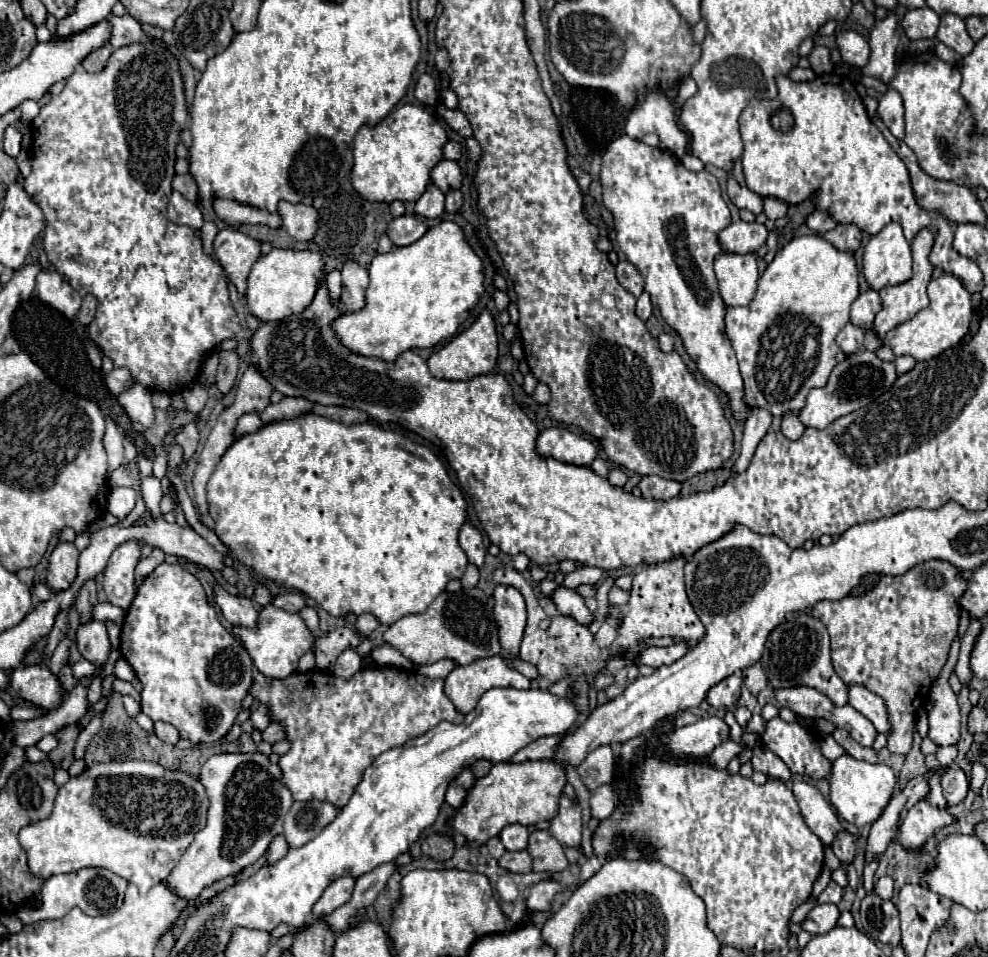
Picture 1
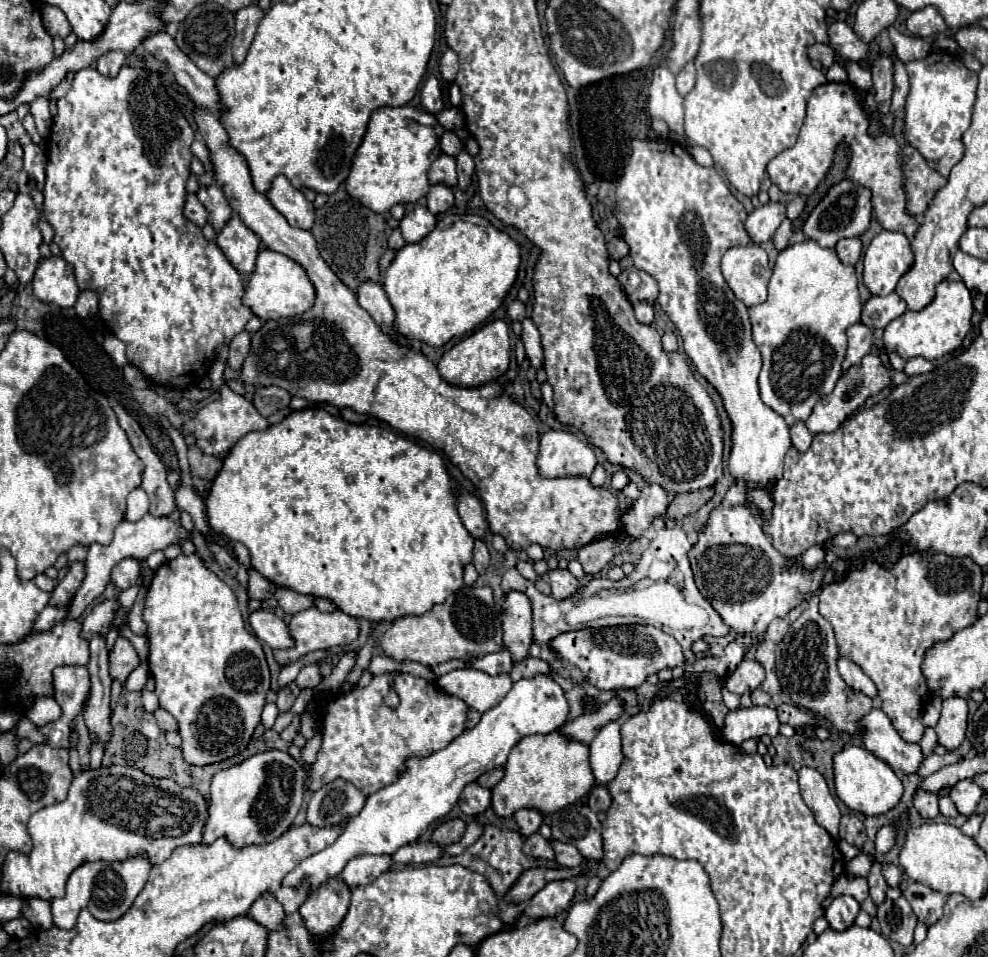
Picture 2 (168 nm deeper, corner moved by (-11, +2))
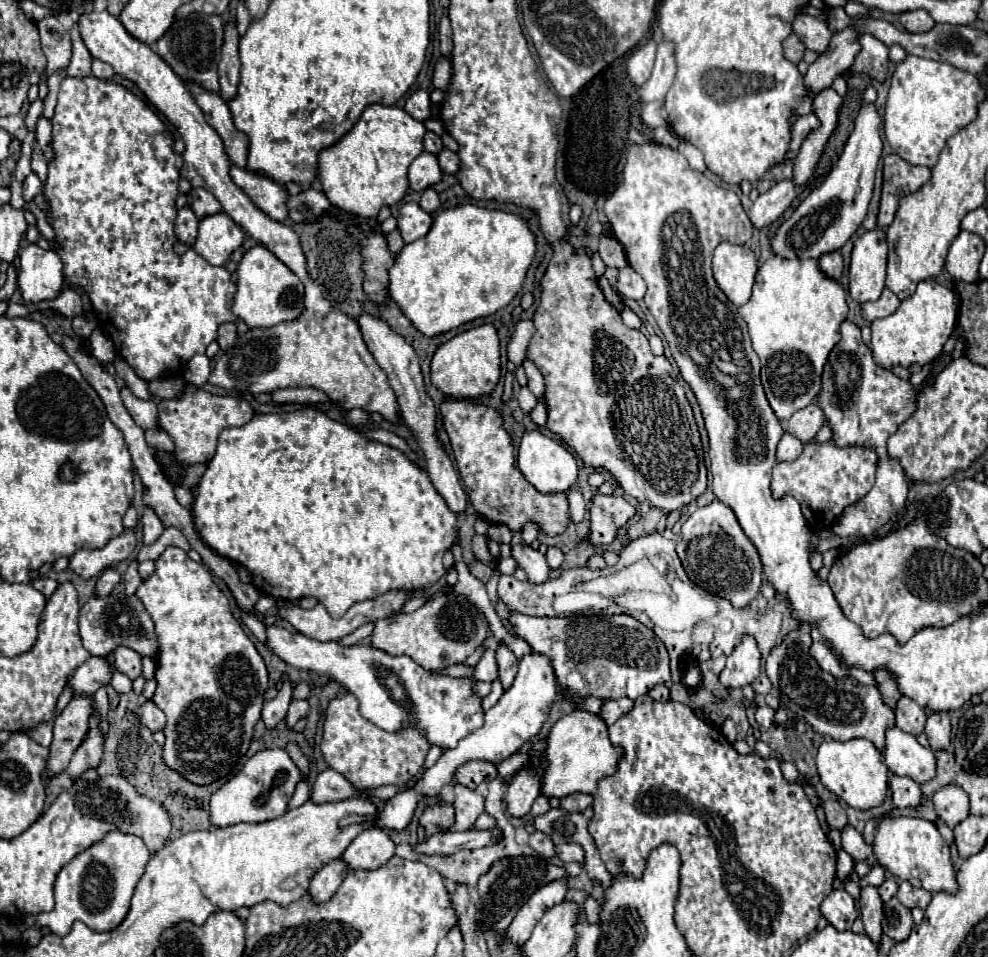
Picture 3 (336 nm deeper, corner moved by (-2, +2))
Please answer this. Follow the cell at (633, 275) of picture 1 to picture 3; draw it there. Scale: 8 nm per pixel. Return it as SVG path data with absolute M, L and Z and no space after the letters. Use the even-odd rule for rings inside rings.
M624 267L620 269L618 273L618 287L616 291L628 299L636 299L640 301L646 293L646 285L644 285L644 279L632 269L632 267Z

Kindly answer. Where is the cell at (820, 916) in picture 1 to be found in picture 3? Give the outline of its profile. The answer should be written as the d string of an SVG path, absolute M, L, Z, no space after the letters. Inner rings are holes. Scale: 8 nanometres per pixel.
M834 889L824 901L822 901L822 915L826 921L836 927L838 931L846 931L852 927L854 919L858 917L854 899L844 889Z

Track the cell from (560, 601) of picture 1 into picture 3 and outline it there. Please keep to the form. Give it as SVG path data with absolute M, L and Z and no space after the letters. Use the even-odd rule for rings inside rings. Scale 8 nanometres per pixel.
M512 545L512 557L516 559L518 567L522 567L528 575L528 581L532 583L544 583L548 579L548 563L546 563L546 557L532 549L530 545Z

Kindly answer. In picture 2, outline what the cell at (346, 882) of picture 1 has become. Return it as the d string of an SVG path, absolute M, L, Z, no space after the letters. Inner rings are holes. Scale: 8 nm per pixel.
M359 855L345 865L339 877L341 881L345 881L345 885L349 885L349 889L355 889L357 885L373 883L381 873L389 871L389 867L389 855Z

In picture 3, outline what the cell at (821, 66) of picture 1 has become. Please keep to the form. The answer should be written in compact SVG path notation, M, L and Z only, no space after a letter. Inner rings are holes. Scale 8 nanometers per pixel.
M788 35L788 37L784 39L782 47L784 47L784 57L786 57L788 61L792 61L792 63L800 63L800 61L802 61L802 55L804 55L806 47L804 47L804 43L802 43L796 35Z

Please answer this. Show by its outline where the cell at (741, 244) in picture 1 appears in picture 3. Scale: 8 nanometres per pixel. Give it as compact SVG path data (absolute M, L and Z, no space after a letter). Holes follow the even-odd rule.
M784 179L784 181L776 183L768 193L760 195L754 201L752 211L748 213L750 221L754 223L756 229L768 227L770 223L774 223L792 205L796 195L798 195L798 191L796 191L792 179Z

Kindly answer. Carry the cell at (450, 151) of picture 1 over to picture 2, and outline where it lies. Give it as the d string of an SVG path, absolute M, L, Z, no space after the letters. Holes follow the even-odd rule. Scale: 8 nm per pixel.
M445 131L441 137L441 151L451 157L457 157L457 153L463 151L463 143L453 131Z

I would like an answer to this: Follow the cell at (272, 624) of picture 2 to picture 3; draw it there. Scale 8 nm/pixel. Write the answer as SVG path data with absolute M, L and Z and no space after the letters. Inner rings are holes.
M268 627L268 643L266 647L278 655L284 663L314 671L318 675L326 675L336 681L348 693L358 697L358 711L364 719L372 721L376 727L396 733L404 727L404 723L412 721L420 729L424 729L424 737L428 737L430 745L438 745L442 749L452 749L458 745L462 737L476 731L484 725L484 709L482 697L474 691L474 677L448 677L442 673L426 671L416 665L410 657L392 657L382 649L372 645L340 645L336 641L316 641L302 633L290 633L282 627ZM394 691L404 691L404 705L398 703L398 695Z

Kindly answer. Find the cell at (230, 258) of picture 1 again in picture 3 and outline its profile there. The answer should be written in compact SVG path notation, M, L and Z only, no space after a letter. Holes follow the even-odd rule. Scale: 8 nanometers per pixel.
M216 213L200 219L194 251L212 265L224 265L230 253L242 245L242 239L244 233L232 219L226 213Z

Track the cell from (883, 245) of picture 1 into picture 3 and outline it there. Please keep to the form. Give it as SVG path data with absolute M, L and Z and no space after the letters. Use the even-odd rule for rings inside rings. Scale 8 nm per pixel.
M882 229L866 231L854 241L848 273L848 293L854 301L868 303L880 297L886 279L886 255L888 243Z

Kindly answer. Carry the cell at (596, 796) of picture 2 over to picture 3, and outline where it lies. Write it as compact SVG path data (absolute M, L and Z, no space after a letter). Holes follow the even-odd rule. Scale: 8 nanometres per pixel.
M572 793L560 799L560 809L568 813L582 813L588 805L592 805L592 795L584 795L584 793Z

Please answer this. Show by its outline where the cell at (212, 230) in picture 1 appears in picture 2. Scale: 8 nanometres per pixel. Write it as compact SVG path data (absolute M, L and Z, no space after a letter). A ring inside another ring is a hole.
M215 183L201 185L197 191L197 197L205 205L205 209L209 211L209 223L219 233L225 227L225 223L231 219L231 213L233 213L233 209L231 209L229 201L225 199L221 187L217 187Z

